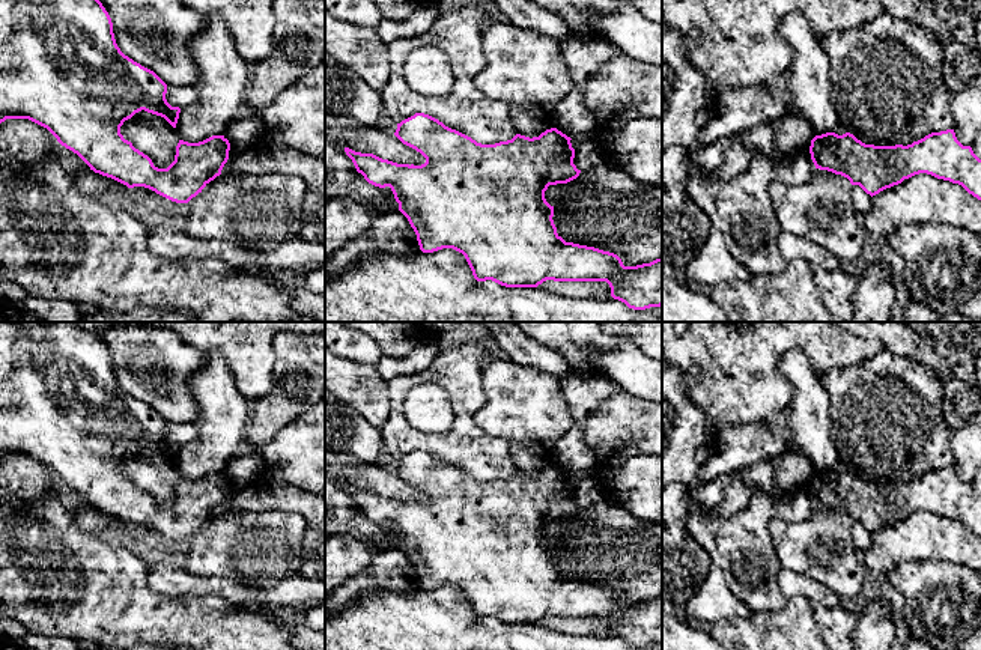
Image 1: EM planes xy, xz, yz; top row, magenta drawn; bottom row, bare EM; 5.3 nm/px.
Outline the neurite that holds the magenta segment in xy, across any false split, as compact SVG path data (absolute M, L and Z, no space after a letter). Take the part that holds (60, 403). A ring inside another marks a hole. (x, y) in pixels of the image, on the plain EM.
M0 322L0 460L29 456L47 465L95 510L188 540L221 512L230 480L224 472L199 480L179 477L175 498L167 506L155 504L123 475L120 463L144 447L176 465L181 445L172 444L166 430L167 421L153 408L120 388L111 355L96 334L74 322Z

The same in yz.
M954 466L931 469L907 483L874 483L862 480L850 469L843 472L826 469L811 477L809 491L815 506L847 515L852 522L859 522L871 534L904 516L927 510L958 521L981 537L981 497L970 483L963 483L957 477Z

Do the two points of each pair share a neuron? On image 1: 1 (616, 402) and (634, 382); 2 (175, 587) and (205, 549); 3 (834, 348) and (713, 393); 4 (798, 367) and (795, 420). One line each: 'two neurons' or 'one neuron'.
1: two neurons
2: two neurons
3: one neuron
4: one neuron

